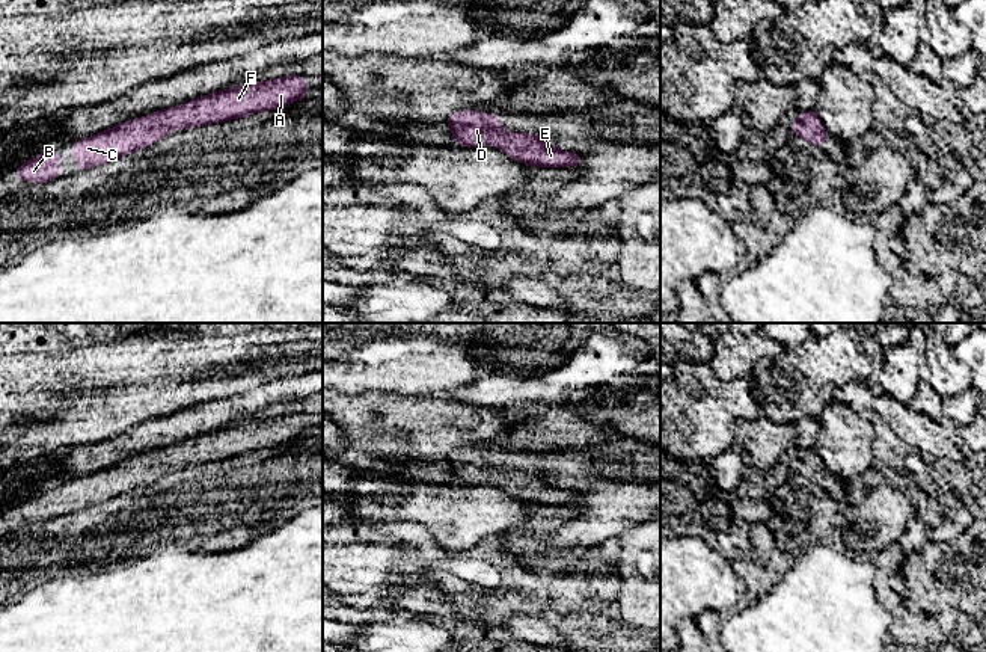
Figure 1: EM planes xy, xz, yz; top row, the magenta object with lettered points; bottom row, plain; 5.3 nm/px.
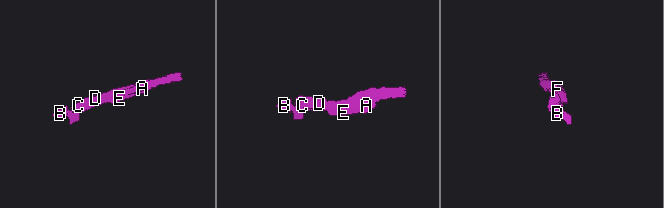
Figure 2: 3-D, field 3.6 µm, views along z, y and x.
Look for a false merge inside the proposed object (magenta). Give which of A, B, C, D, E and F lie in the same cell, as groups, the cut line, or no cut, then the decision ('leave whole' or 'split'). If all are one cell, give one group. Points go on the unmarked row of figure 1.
A B C D E F | no cut | leave whole

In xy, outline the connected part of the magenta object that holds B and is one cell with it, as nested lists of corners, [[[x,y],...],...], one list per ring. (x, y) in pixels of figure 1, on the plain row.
[[[51,486],[18,504],[15,515],[33,522],[44,522],[59,515],[59,487]]]

